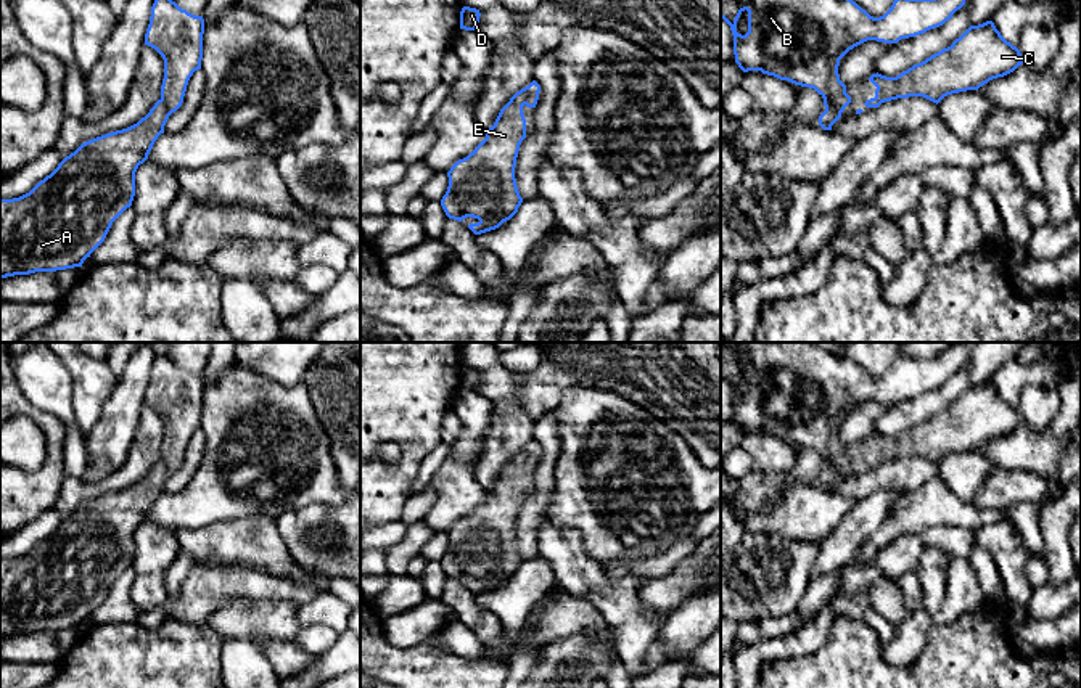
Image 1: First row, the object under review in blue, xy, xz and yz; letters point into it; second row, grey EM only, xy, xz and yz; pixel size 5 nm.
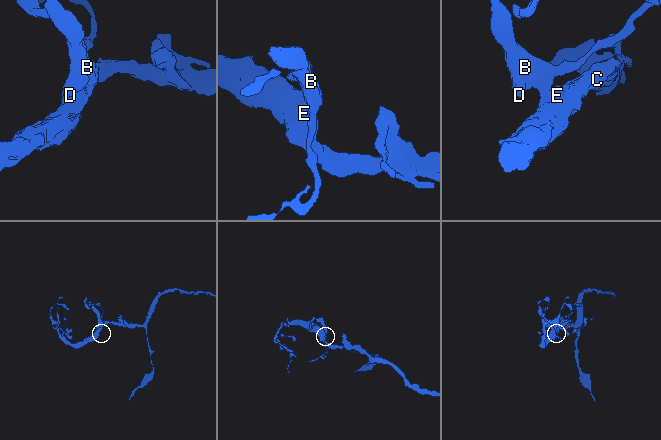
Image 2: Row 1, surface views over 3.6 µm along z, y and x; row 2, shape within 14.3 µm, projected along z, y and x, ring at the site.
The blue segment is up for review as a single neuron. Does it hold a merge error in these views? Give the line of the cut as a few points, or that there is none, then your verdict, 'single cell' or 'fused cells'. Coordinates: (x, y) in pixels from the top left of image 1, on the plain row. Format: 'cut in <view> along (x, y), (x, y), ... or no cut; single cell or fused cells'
no cut; single cell

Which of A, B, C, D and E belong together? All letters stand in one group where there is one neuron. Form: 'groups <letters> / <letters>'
groups A B C D E

